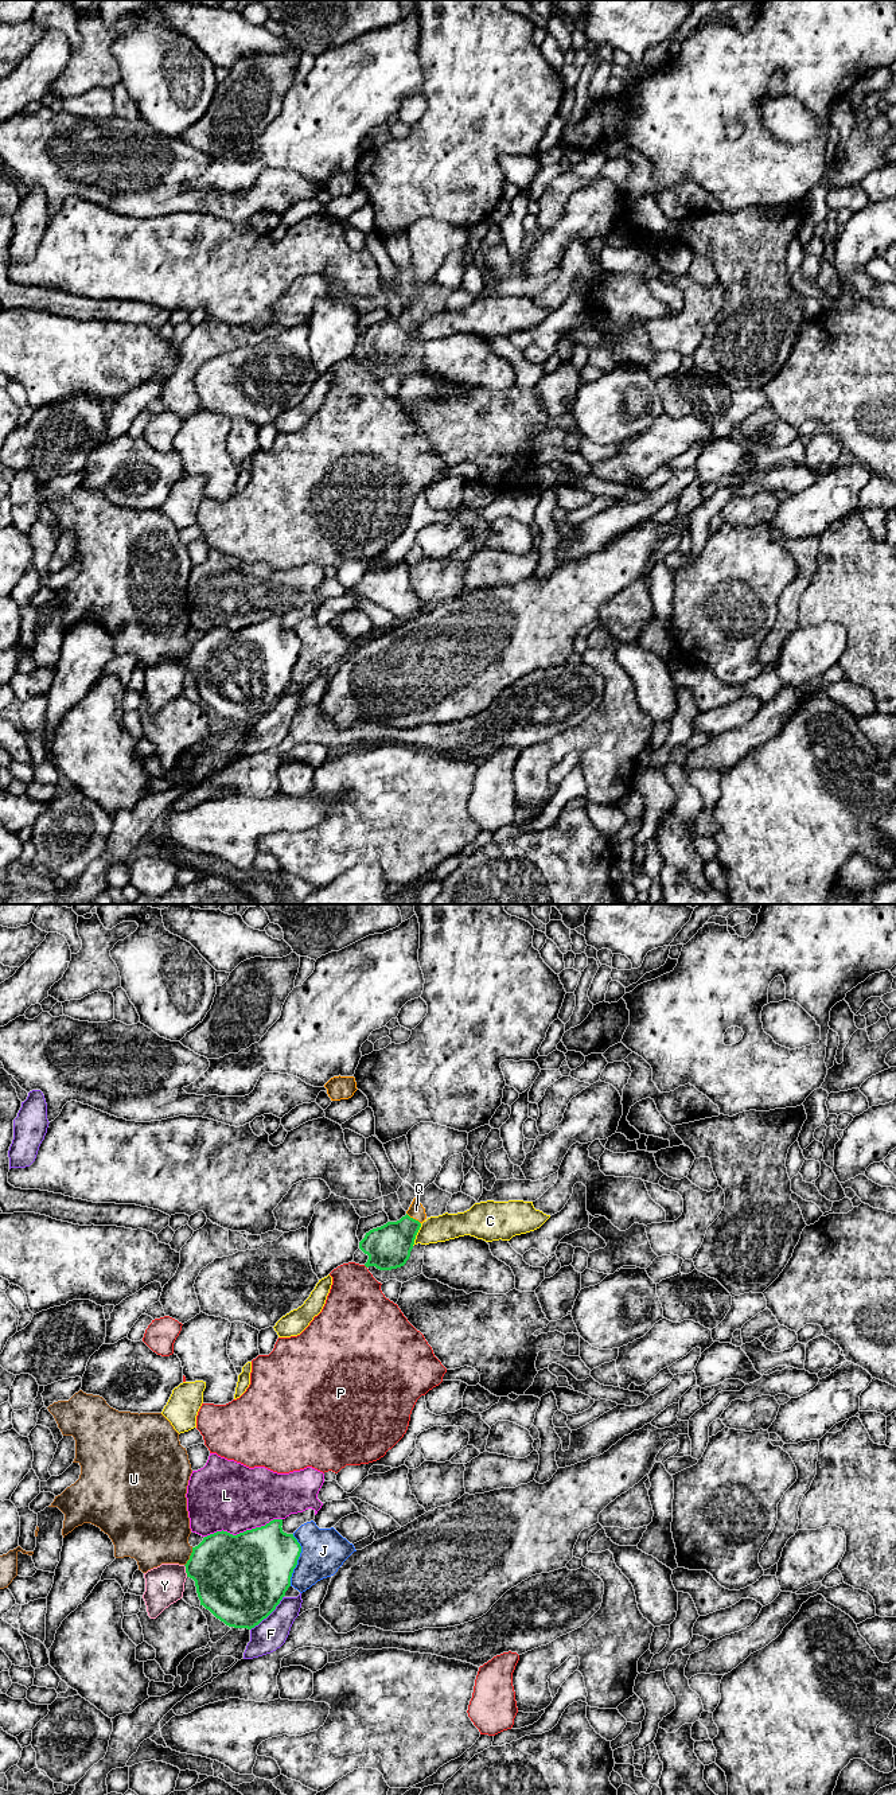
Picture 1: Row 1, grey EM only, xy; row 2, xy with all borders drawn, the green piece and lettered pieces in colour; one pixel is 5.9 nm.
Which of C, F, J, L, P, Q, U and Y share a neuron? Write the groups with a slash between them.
C / F / J / L / P / Q / U / Y

